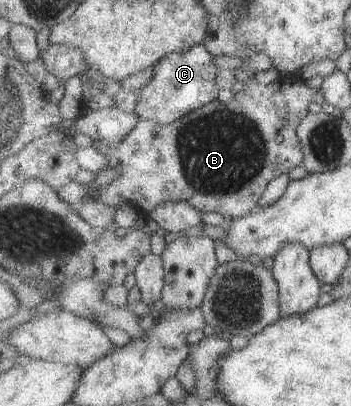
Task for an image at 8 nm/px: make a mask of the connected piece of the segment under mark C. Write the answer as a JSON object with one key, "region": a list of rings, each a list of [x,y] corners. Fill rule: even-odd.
{"region":[[[205,43],[184,52],[175,52],[157,64],[153,79],[143,89],[137,113],[143,120],[172,124],[182,117],[219,99],[222,87],[218,77],[221,69],[215,65],[215,57]]]}

